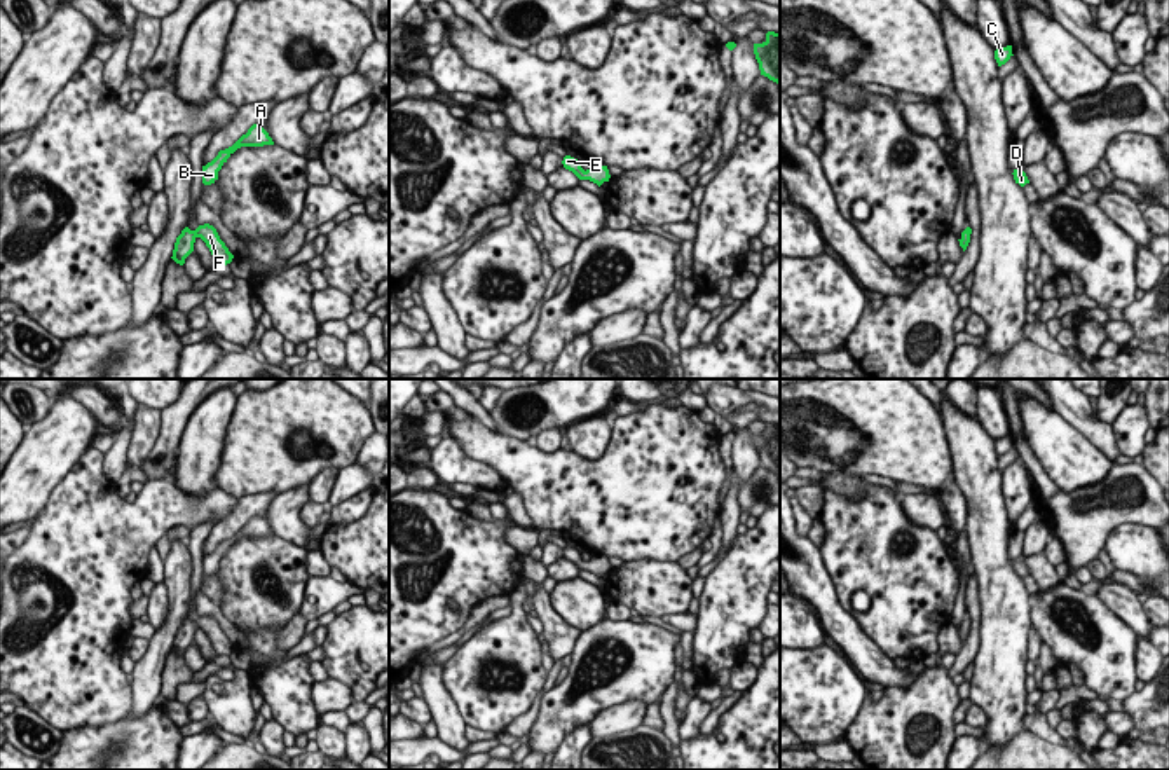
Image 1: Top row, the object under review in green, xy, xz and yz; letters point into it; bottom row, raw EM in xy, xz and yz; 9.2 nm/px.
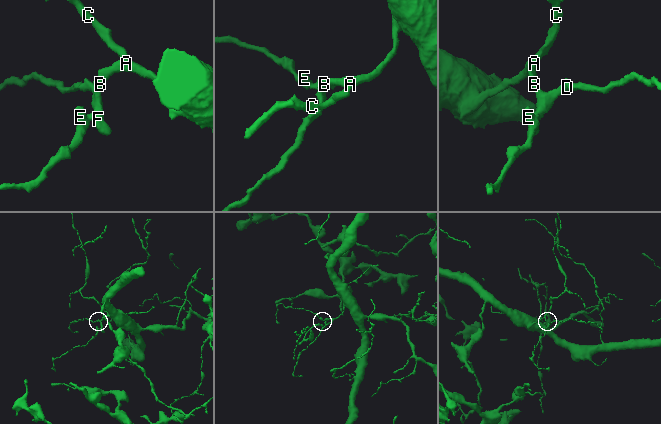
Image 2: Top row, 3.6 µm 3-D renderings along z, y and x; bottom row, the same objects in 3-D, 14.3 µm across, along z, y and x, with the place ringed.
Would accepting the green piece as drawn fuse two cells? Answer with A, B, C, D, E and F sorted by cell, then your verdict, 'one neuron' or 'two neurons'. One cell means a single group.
groups A B C D E F; one neuron

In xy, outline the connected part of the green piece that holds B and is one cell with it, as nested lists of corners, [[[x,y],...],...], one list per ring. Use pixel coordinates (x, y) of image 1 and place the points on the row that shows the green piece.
[[[253,124],[246,134],[243,134],[232,147],[220,150],[218,155],[202,166],[202,183],[211,185],[218,180],[218,171],[227,162],[227,159],[241,147],[263,147],[263,145],[274,145],[269,133],[258,126]]]

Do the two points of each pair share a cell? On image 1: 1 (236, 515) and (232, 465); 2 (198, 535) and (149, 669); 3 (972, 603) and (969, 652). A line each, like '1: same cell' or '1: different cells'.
1: different cells
2: different cells
3: same cell

